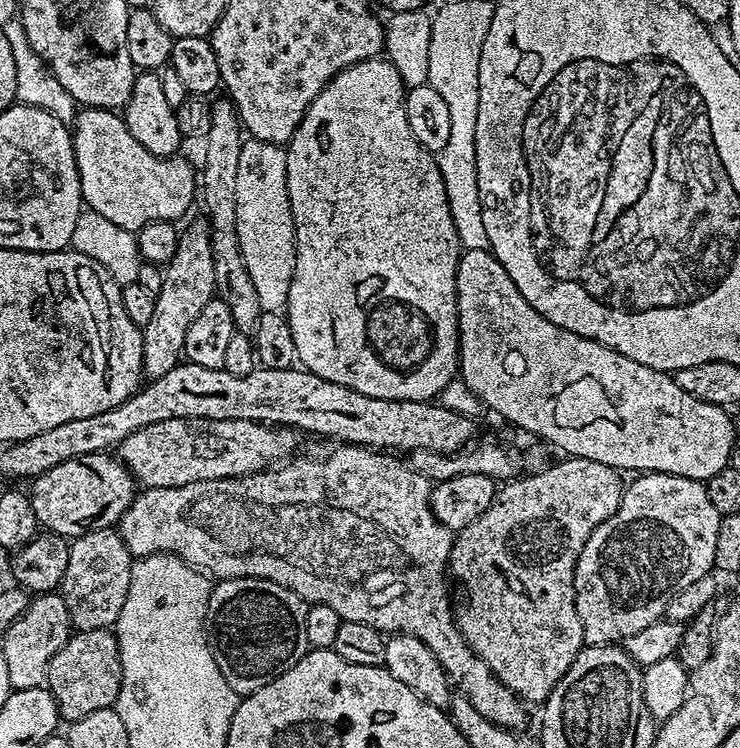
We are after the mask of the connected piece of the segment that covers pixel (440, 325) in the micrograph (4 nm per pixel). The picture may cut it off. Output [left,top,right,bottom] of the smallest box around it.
[286,58,462,402]

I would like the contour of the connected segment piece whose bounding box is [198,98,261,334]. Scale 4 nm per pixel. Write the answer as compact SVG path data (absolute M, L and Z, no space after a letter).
M213 99L209 114L210 130L202 139L204 145L204 169L198 172L200 198L208 208L206 213L211 230L211 257L214 261L214 276L219 299L230 307L231 316L235 320L237 331L250 334L261 314L258 294L246 270L245 259L242 258L241 247L238 246L237 234L237 186L238 186L238 154L242 154L242 146L246 139L240 123L240 115L231 99Z

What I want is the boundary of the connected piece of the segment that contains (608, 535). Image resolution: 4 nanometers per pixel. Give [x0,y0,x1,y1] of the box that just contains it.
[574,472,721,645]

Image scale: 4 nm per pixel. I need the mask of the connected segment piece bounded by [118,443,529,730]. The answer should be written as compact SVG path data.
M337 443L321 460L315 460L312 456L302 456L289 459L271 470L251 472L248 476L231 476L221 480L190 482L186 486L178 486L177 488L144 488L137 491L132 500L132 505L123 512L118 521L118 531L122 542L126 544L126 550L133 558L155 556L158 552L167 552L169 556L177 556L180 560L185 560L187 564L192 565L193 568L209 577L219 578L220 580L233 580L234 578L246 578L247 576L253 576L259 580L269 580L278 586L288 588L294 594L298 594L301 600L305 602L330 606L330 610L337 612L341 621L349 620L350 622L365 623L366 626L376 628L381 634L399 634L401 632L410 634L414 638L426 642L426 646L430 646L434 658L438 658L438 662L444 667L444 672L454 685L455 691L459 695L465 696L470 702L470 706L474 706L474 710L478 710L478 714L482 714L482 718L486 718L503 728L523 729L523 724L528 720L527 710L529 711L525 701L515 696L492 673L490 666L486 666L486 662L482 662L482 658L476 655L474 649L466 643L464 635L460 633L456 626L454 607L452 608L451 602L448 601L449 581L446 579L448 556L452 552L454 532L453 529L439 524L436 515L432 513L433 485L430 483L429 477L416 471L411 463L404 461L403 464L400 461L403 459L399 455L389 454L384 450L365 448L358 444Z

